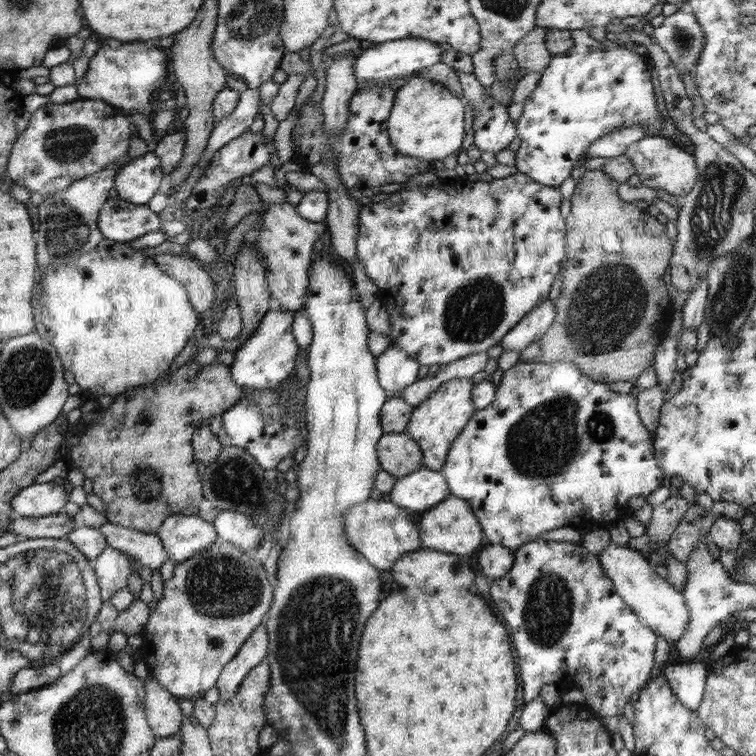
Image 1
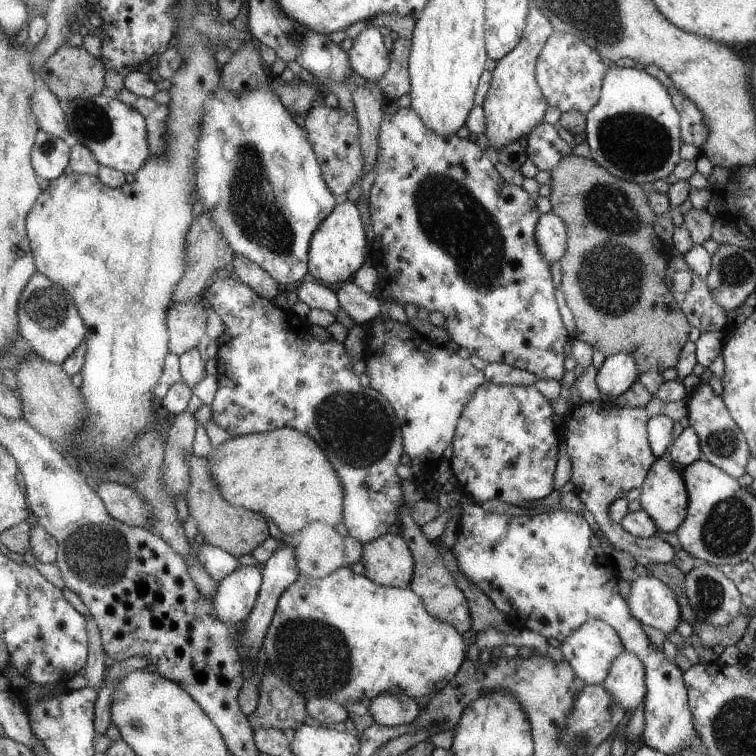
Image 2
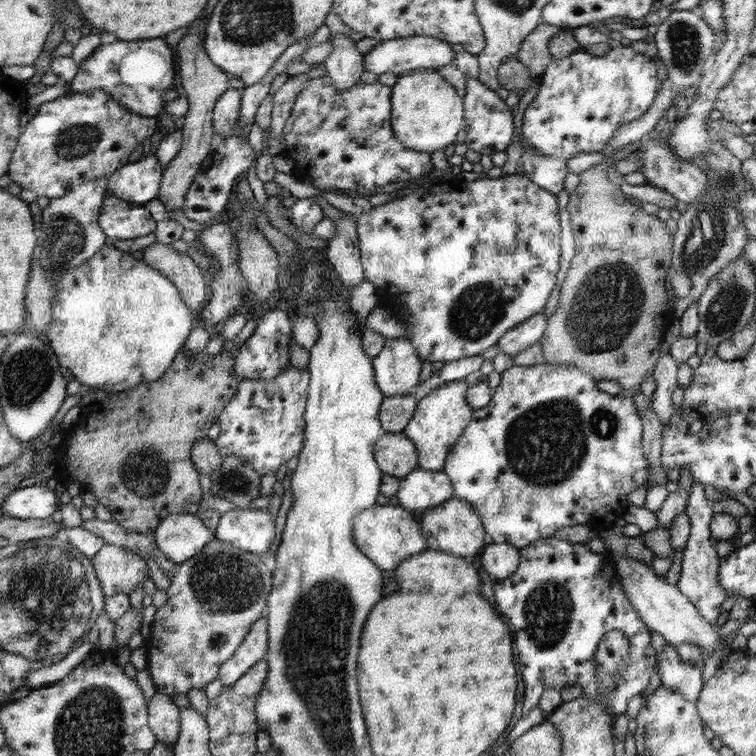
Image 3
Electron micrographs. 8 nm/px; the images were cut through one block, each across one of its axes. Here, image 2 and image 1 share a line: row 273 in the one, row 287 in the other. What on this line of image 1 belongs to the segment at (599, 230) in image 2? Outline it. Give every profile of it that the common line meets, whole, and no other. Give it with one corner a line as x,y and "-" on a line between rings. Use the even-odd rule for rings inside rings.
586,170
580,182
575,186
575,192
570,199
572,202
572,210
568,215
568,230
567,230
567,244
568,244
568,262
566,262
566,269
563,274
562,292
555,303
558,309
556,310
556,318
552,326
545,332
545,336
540,340
540,357
543,363
551,362
571,362
584,374
589,375
592,379
600,382
630,382
632,385
636,384
636,379
642,371
655,364
655,352
658,349
660,340
666,338
666,330
670,327
670,318
674,316
672,310
672,302
670,302
670,290
666,290
664,281
666,275
664,270
670,268
672,256
672,242
664,232
664,226
656,220
656,217
650,216
650,213
638,208
634,203
623,202
618,194
619,183
612,180
604,170

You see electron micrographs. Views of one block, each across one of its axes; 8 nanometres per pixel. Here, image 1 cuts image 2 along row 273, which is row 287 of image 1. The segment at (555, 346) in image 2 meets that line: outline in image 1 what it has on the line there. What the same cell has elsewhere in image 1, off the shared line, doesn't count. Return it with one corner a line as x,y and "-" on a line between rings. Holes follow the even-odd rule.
428,167
420,173
410,177
405,183
393,187
393,194
383,203
373,203
364,206
359,214
359,235
356,254
360,264
364,266
366,274
372,278
380,290
379,299
387,308
392,322
392,335
389,336
391,345
396,346
408,355
416,359
422,366
432,364
448,365
473,354
483,353
493,346
499,345
507,334
526,317
532,309
535,309
544,299
548,299
548,292
552,282
556,280
556,274
562,268
562,260
566,258
566,246
564,236
567,236
566,223
560,212
559,187
546,186
536,182
535,179
524,173
508,176
508,178
496,178
490,182
473,180
468,186
454,190
452,182
442,180
436,176
434,167
-
444,188
448,194
452,192
452,208
444,208

